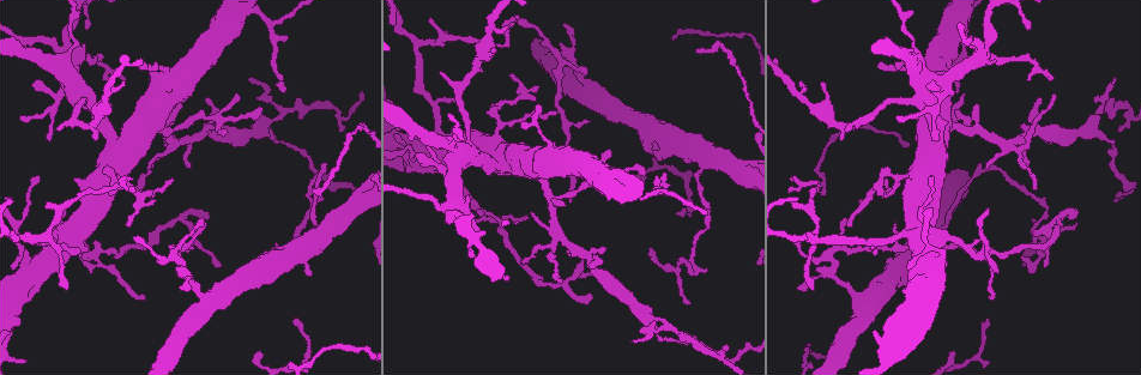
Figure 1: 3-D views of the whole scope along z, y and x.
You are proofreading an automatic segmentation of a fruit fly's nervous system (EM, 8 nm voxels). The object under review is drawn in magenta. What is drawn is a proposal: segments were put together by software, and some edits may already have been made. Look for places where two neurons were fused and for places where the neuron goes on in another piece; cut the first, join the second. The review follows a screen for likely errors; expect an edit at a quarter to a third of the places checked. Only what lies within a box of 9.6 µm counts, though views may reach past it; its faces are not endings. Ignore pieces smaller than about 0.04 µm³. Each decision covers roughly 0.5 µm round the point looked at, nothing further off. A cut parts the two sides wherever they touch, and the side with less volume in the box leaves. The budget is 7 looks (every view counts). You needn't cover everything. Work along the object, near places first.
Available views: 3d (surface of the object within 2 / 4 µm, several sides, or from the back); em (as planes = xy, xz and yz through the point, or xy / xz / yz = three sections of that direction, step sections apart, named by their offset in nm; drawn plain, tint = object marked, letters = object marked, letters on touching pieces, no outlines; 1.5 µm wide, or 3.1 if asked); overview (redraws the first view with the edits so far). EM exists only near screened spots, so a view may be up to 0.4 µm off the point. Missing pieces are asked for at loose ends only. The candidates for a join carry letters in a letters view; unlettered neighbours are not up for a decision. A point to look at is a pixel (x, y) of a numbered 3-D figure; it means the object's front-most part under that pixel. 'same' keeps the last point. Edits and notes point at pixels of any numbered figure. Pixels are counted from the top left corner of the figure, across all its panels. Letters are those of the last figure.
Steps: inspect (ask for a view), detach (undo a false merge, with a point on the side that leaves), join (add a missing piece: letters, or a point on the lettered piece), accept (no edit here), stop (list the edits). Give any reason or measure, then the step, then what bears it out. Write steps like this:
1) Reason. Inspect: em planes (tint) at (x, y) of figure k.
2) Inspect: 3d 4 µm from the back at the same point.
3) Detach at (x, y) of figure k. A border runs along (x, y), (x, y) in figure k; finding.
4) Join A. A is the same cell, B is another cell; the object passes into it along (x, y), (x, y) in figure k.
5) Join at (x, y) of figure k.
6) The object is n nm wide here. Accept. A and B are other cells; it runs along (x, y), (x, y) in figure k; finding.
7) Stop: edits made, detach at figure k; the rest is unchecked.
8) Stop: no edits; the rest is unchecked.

An open end. Inspect: em yz step 4 (tint) at (689, 304) of figure 1.

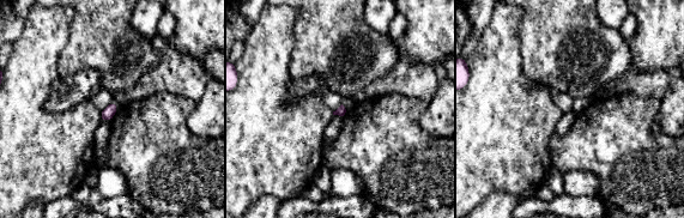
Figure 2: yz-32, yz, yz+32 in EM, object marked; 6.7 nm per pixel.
See the neighbours. Inspect: em yz step 4 (letters) at the same point.

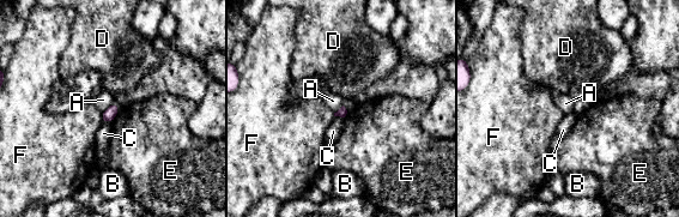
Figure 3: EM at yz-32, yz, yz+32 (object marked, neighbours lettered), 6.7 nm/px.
Accept. A, B, C, D, E and F are other cells; a border runs along (120, 108), (111, 121) in figure 3; none of them fits.

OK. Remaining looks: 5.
Inspect: em yz step 8 (letters) at (895, 222) of figure 1.

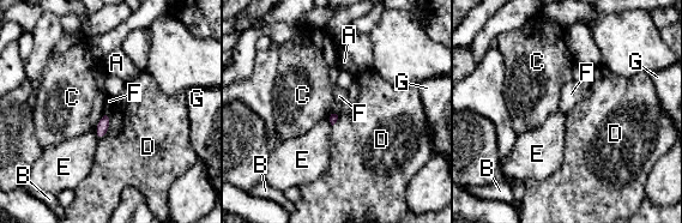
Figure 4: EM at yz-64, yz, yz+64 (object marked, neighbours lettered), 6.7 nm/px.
Inspect: em planes (letters) at the same point.

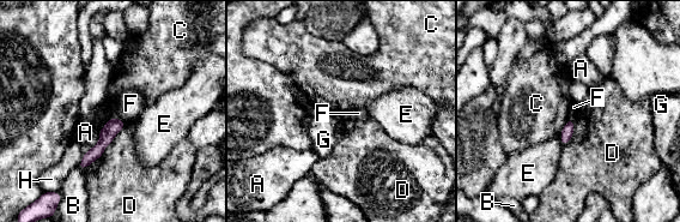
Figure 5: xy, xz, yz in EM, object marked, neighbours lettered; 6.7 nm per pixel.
Accept. A, B, C, D, E, F, G and H are other cells; no lettered piece goes on from it.

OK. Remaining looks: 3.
Branch stops here. Inspect: em planes (letters) at (521, 22) of figure 1.

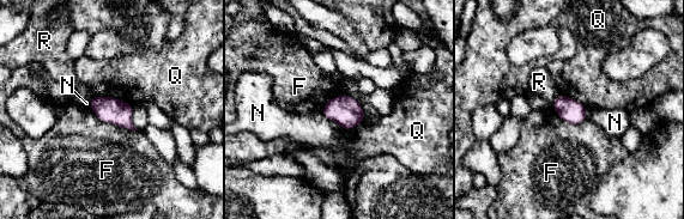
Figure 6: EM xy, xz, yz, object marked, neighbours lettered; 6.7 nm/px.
The object is 160 nm wide here. Accept. F, N, Q and R are other cells; a border runs along (94, 96), (115, 97), (134, 107) in figure 6; no lettered piece goes on from it.

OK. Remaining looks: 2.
Stop: no edits; the rest is unchecked.

